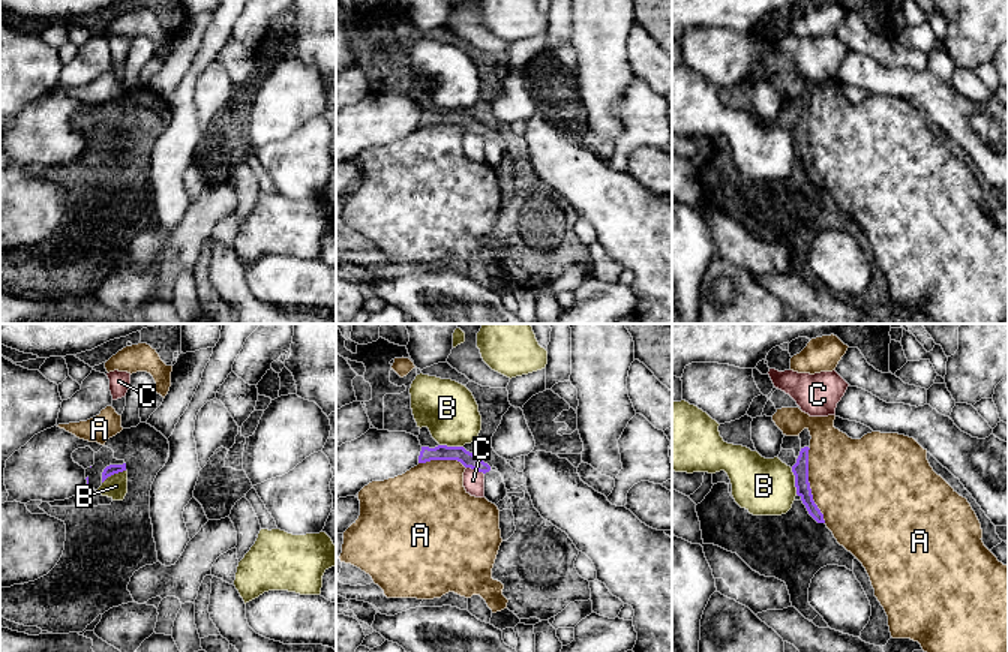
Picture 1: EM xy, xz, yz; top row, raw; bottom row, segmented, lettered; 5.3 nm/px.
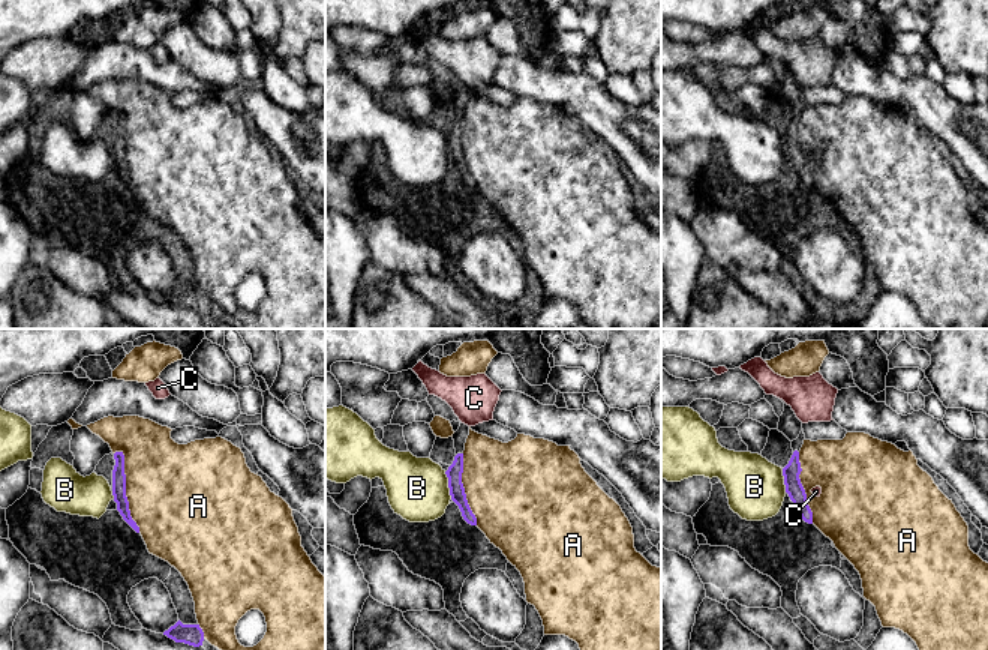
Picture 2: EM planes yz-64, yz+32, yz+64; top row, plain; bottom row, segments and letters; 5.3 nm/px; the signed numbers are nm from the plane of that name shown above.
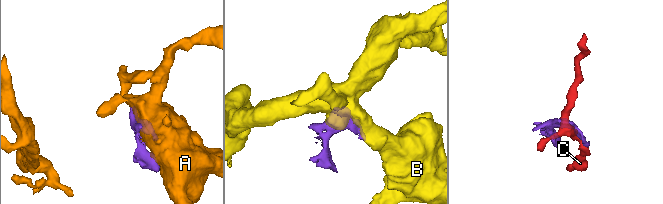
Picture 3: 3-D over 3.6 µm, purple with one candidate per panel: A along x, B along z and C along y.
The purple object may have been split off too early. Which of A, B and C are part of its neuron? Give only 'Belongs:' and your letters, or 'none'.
Belongs: none

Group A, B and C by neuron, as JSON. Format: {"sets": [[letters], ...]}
{"sets": [["A"], ["B"], ["C"]]}

